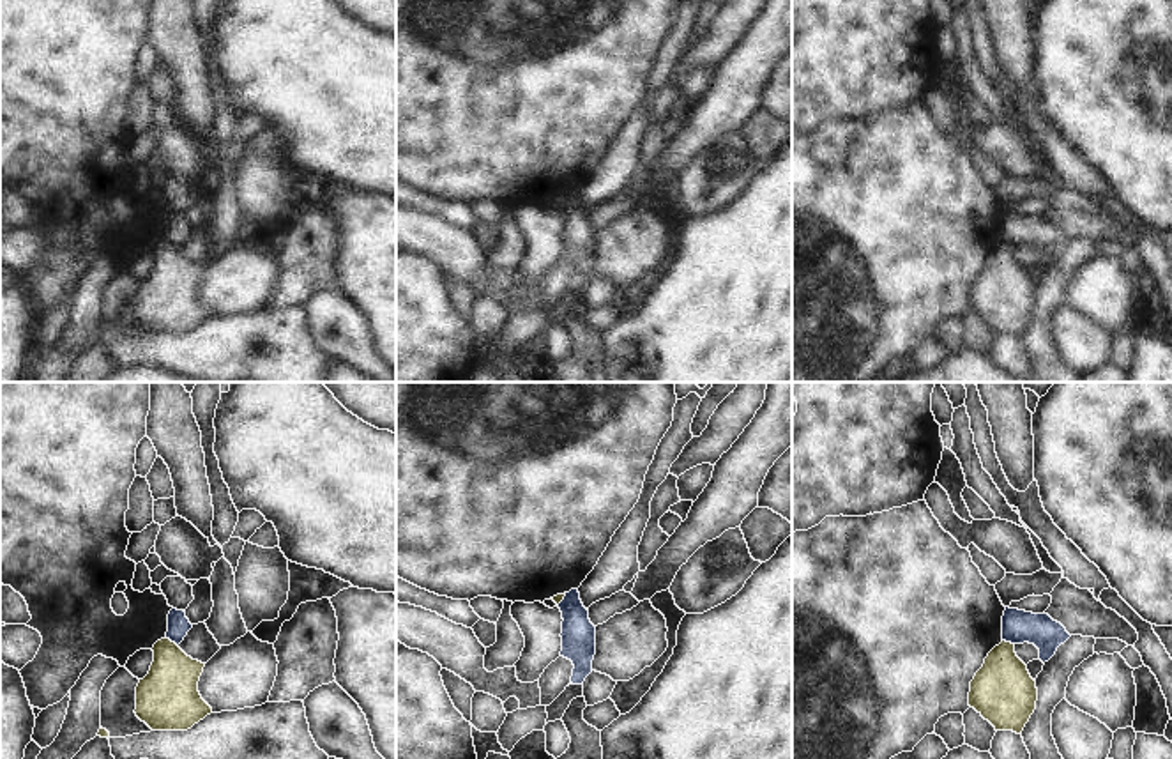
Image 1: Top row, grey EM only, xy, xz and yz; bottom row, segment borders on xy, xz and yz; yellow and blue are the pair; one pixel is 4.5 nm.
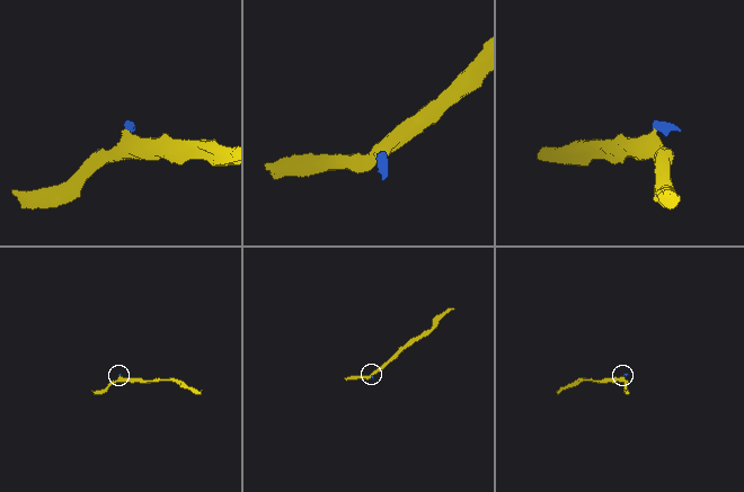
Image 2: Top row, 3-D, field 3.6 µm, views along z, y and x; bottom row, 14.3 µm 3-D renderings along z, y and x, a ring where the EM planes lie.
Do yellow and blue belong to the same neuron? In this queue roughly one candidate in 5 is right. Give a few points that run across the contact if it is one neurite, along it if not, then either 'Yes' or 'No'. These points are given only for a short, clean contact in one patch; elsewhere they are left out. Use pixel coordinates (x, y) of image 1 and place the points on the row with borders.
Line: xy (167, 637), (177, 646). No.

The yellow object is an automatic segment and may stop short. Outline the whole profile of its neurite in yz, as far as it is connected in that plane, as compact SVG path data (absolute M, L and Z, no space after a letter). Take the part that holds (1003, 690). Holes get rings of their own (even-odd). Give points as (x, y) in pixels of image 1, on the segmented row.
M1002 640L970 681L969 706L995 731L1022 734L1036 701L1038 688L1027 665L1016 656L1015 644Z

